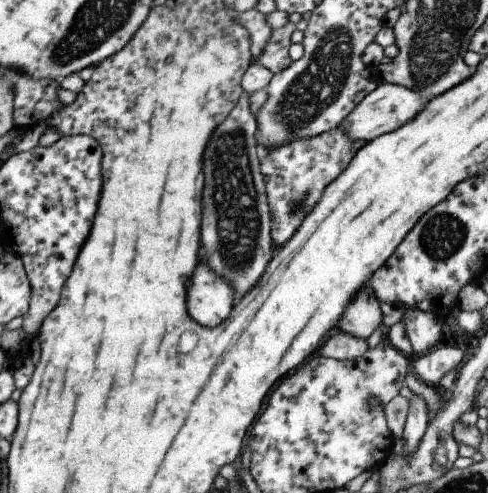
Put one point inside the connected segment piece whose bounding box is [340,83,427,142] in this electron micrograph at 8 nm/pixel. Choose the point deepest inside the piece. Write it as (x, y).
(389, 107)

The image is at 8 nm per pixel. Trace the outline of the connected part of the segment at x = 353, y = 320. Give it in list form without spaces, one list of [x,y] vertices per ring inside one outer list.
[[[366,288],[352,300],[350,308],[346,308],[346,316],[342,316],[342,324],[338,324],[345,334],[354,336],[358,339],[368,341],[373,332],[383,324],[383,315],[381,312],[380,302],[372,295],[366,294]]]

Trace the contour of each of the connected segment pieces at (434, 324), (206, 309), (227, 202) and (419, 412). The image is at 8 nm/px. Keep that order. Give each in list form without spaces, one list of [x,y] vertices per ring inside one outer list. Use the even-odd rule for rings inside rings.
[[[408,307],[400,322],[413,347],[414,357],[417,354],[426,355],[441,340],[442,322],[432,314]]]
[[[206,262],[198,264],[188,284],[188,314],[202,326],[218,326],[232,310],[232,296],[232,286],[216,278]]]
[[[245,91],[239,100],[230,116],[210,134],[208,156],[202,158],[206,174],[202,194],[202,244],[208,252],[208,264],[224,280],[234,284],[236,292],[246,294],[258,282],[264,266],[276,251],[272,249],[272,216],[257,154],[257,120],[251,114]],[[214,200],[222,200],[224,206],[214,208]]]
[[[414,395],[409,402],[409,412],[403,431],[404,451],[401,455],[412,453],[418,447],[418,443],[425,434],[429,424],[429,410],[423,397]]]

